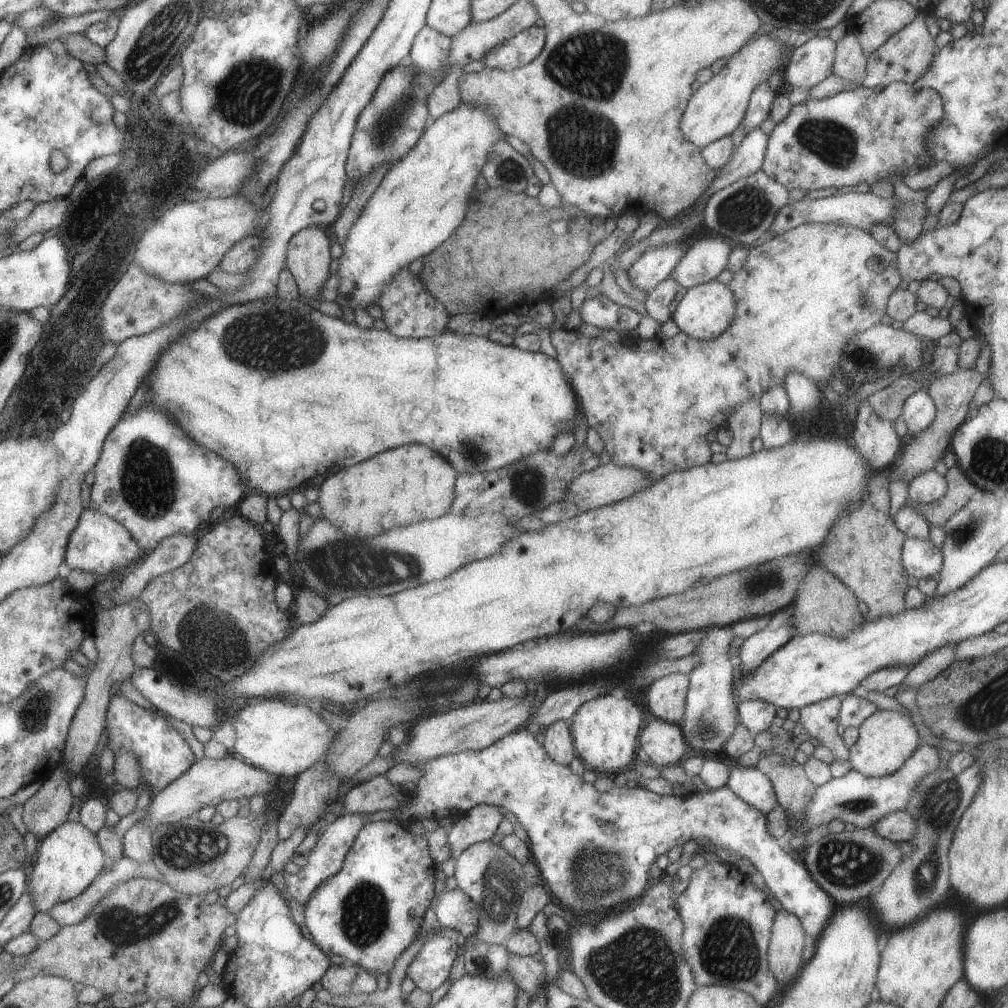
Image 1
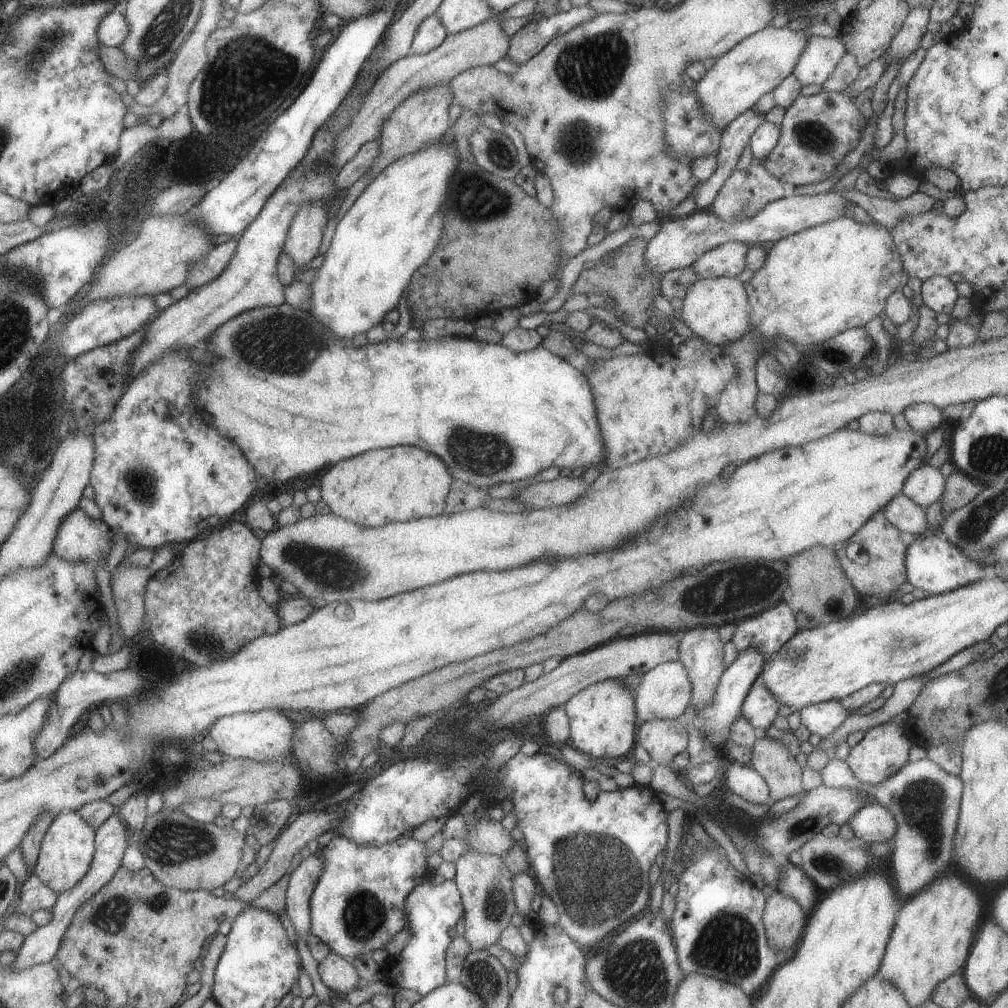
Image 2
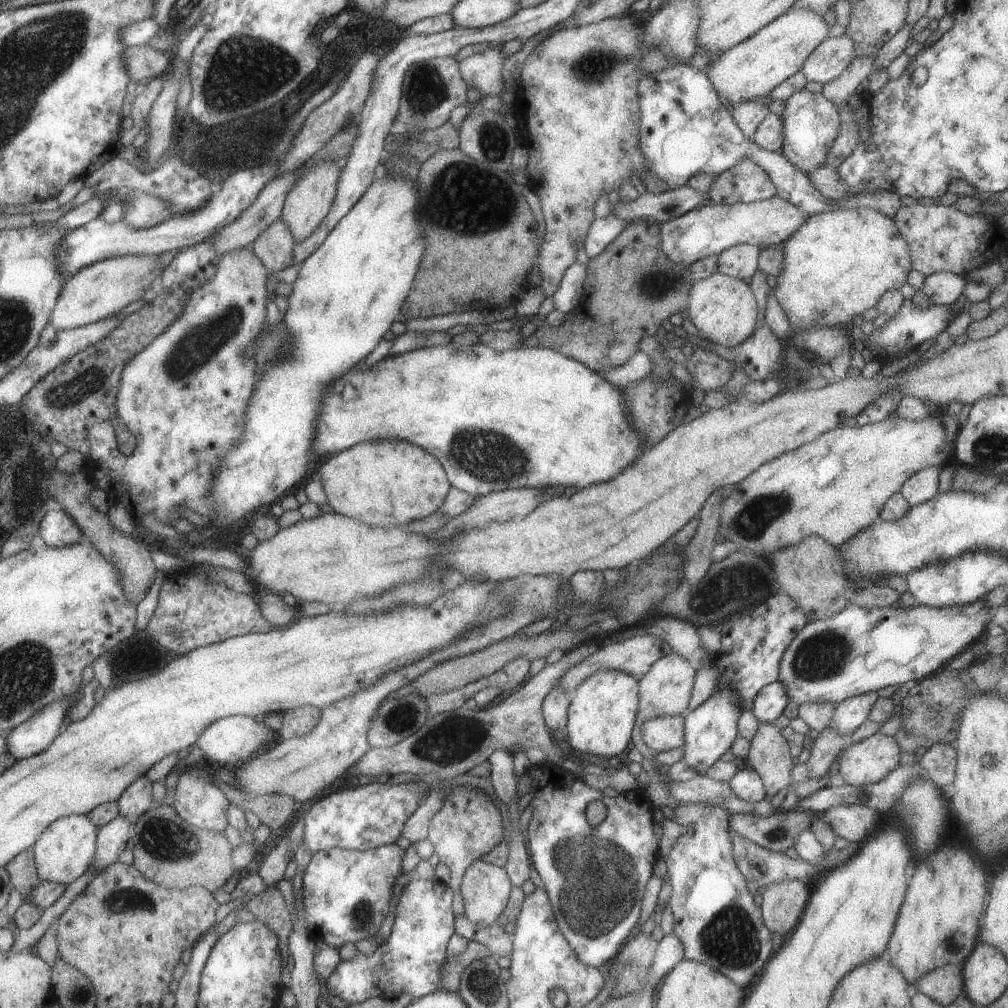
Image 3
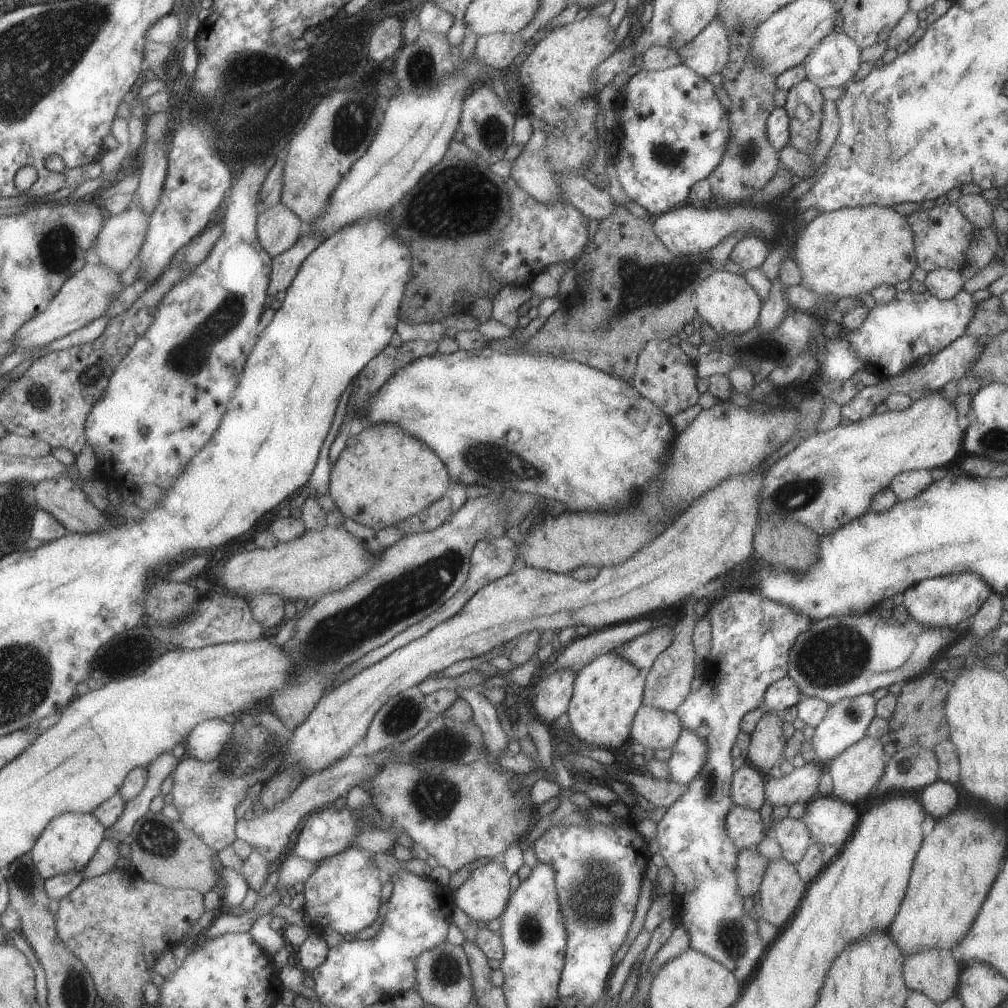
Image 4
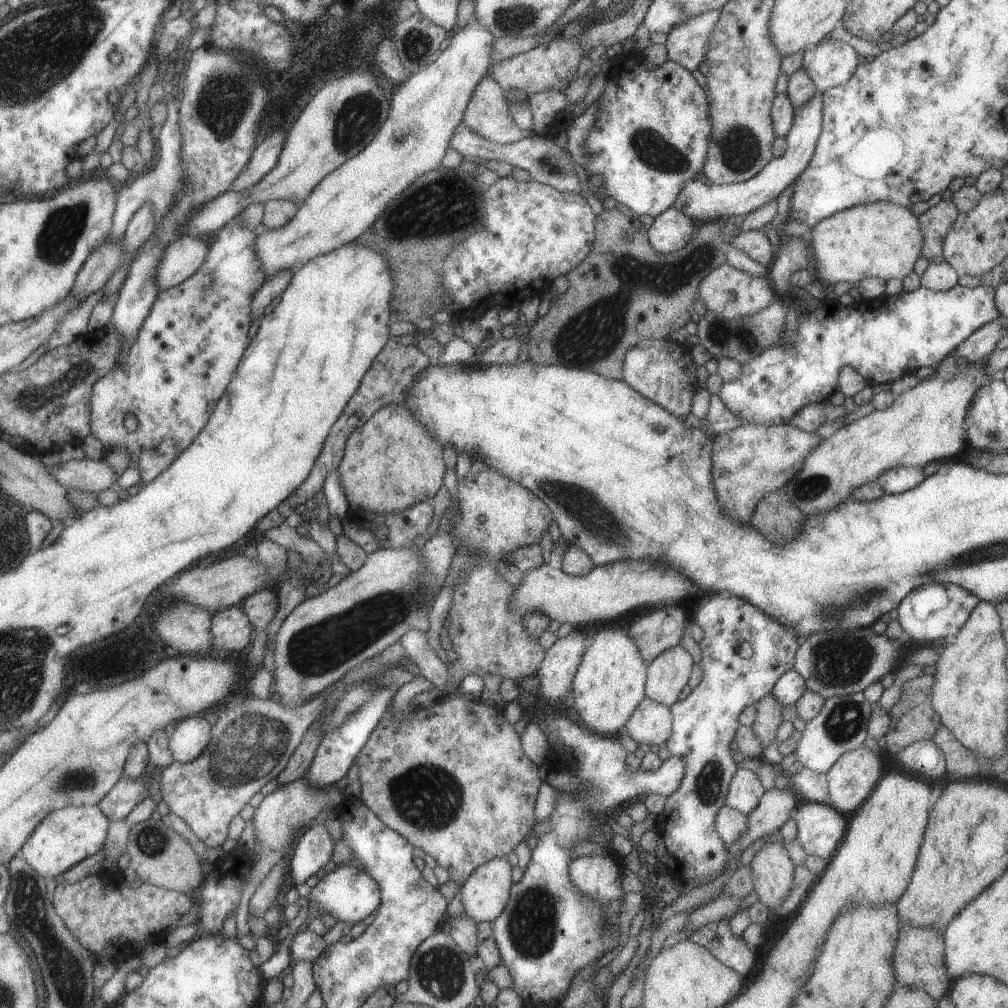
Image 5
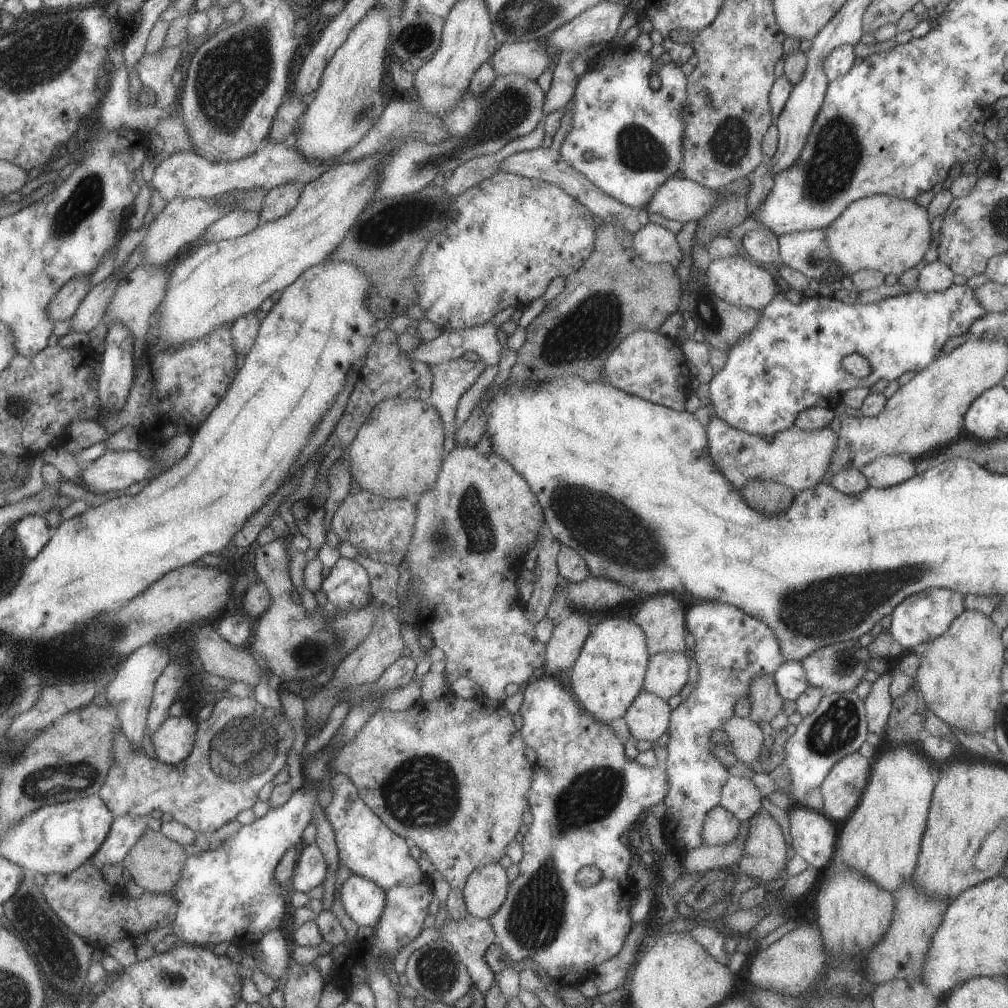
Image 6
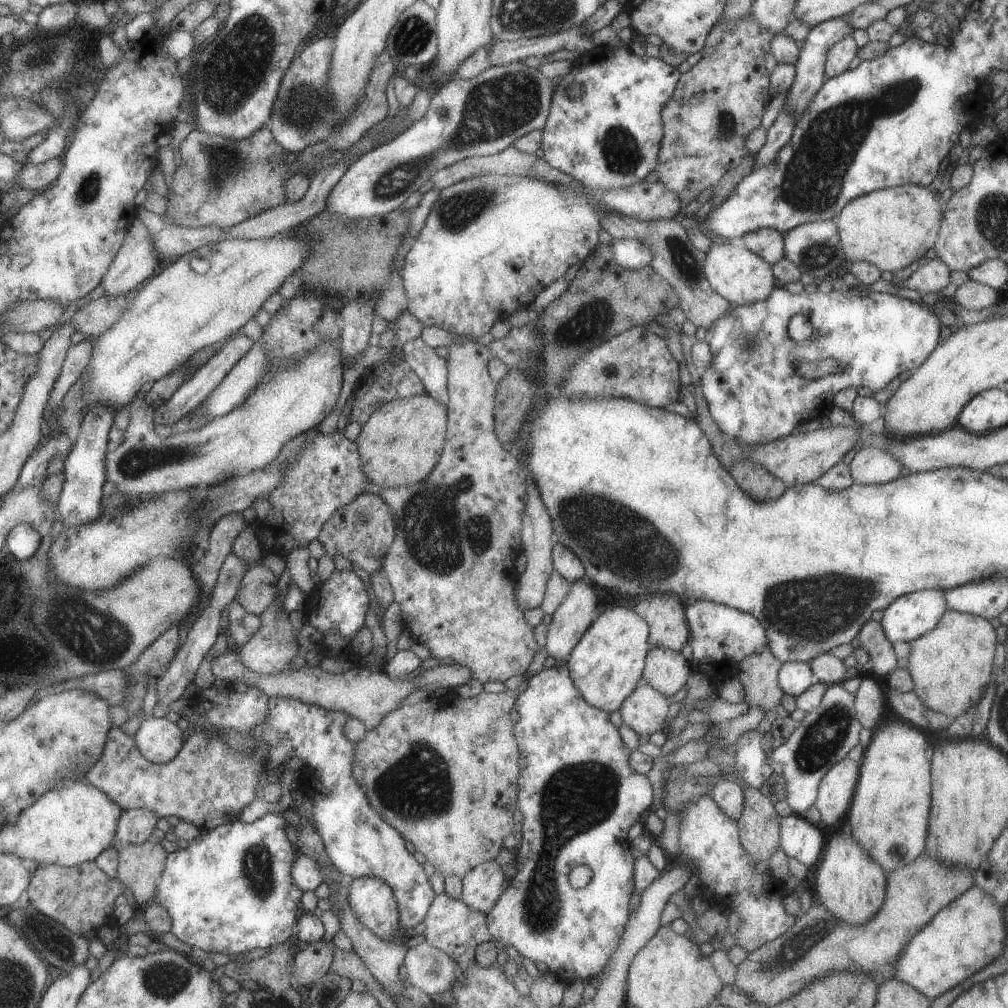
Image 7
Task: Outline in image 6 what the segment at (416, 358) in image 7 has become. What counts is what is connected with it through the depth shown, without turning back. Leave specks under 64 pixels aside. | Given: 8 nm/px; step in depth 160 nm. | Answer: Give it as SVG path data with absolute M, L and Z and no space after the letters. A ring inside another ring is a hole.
M461 358L445 360L445 362L429 366L432 384L428 404L437 410L443 422L442 460L454 447L455 411L458 400L475 383L485 368L485 362L481 359L469 362Z

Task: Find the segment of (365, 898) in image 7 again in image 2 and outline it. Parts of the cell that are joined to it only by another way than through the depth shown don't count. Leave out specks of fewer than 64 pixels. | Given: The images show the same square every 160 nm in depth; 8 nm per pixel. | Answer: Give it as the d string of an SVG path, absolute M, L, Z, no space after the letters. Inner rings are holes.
M336 835L324 846L323 856L324 865L309 901L310 933L349 964L361 954L370 955L374 950L384 949L391 937L405 928L405 897L417 885L429 880L434 873L425 863L425 843L402 835L376 847L360 845L344 836Z

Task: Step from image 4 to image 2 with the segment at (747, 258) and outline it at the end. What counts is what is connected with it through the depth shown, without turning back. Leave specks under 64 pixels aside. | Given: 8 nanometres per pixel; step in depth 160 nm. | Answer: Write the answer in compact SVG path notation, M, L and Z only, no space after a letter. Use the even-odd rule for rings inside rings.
M726 242L701 253L691 264L698 279L735 277L744 269L747 244Z

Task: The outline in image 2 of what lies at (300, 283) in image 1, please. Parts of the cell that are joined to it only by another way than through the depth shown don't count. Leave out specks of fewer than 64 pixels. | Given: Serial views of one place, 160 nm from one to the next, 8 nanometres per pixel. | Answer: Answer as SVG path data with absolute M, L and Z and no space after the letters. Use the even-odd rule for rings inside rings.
M306 205L298 210L296 217L290 222L283 247L295 268L307 270L305 265L317 256L327 221L325 209L320 205Z

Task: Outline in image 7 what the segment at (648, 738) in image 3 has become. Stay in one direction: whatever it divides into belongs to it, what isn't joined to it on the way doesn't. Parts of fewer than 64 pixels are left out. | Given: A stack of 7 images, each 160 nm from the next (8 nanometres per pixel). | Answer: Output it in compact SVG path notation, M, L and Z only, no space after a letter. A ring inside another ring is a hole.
M640 681L623 700L618 712L622 722L638 735L650 735L662 731L669 704L669 698Z

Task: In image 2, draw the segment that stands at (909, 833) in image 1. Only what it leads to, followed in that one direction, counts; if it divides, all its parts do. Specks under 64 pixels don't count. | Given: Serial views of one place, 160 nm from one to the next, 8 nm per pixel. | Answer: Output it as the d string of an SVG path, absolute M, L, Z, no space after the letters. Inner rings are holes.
M877 804L863 805L847 823L855 837L869 844L892 840L896 831L893 815Z

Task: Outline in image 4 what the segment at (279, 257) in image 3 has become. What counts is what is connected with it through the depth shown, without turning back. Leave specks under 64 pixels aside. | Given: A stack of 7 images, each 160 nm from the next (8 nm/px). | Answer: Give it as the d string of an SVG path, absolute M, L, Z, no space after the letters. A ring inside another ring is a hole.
M280 202L259 211L256 219L256 235L261 248L274 257L291 248L304 228L297 216Z

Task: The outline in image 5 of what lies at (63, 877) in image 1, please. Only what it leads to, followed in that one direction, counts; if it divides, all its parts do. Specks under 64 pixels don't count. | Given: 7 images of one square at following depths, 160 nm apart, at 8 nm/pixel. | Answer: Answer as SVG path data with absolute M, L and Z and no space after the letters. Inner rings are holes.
M75 804L69 807L51 812L31 834L31 838L21 848L20 855L31 864L43 877L51 876L54 880L63 876L73 866L77 866L83 860L95 856L105 847L109 838L109 828L112 821L101 810L100 804L96 806L79 806Z

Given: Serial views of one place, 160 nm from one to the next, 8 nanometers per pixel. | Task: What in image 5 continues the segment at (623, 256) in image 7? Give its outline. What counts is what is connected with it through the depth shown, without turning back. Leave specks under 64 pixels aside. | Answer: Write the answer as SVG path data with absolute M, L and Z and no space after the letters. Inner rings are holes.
M672 206L658 214L646 229L649 244L656 253L673 253L692 239L697 222Z

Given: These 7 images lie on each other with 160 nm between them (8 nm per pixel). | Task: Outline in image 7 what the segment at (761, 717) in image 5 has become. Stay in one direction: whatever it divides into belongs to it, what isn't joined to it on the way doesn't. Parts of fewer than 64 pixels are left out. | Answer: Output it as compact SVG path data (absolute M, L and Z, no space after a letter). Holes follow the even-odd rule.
M765 647L759 654L746 656L737 668L737 677L741 681L744 690L744 702L749 707L757 707L762 711L774 710L780 704L783 696L782 690L778 685L778 670L782 664Z

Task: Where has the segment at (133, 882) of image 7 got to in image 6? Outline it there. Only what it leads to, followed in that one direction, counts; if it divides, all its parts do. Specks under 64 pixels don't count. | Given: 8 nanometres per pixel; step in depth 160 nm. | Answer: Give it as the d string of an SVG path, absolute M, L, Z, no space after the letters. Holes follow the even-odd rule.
M149 828L145 830L145 834L141 836L138 844L130 850L123 866L129 870L134 882L144 891L172 894L181 878L181 872L185 868L187 856L188 854L181 844L167 838L162 831L155 832Z

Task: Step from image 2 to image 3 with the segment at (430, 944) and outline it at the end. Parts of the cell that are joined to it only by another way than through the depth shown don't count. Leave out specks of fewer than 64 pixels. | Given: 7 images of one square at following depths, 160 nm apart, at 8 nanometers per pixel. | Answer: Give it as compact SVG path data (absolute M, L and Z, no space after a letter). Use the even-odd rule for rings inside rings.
M411 878L400 892L388 938L369 957L357 952L352 960L342 960L325 979L329 992L355 1004L375 996L391 999L401 992L416 999L441 990L445 945L454 932L452 898L450 888L438 880Z

